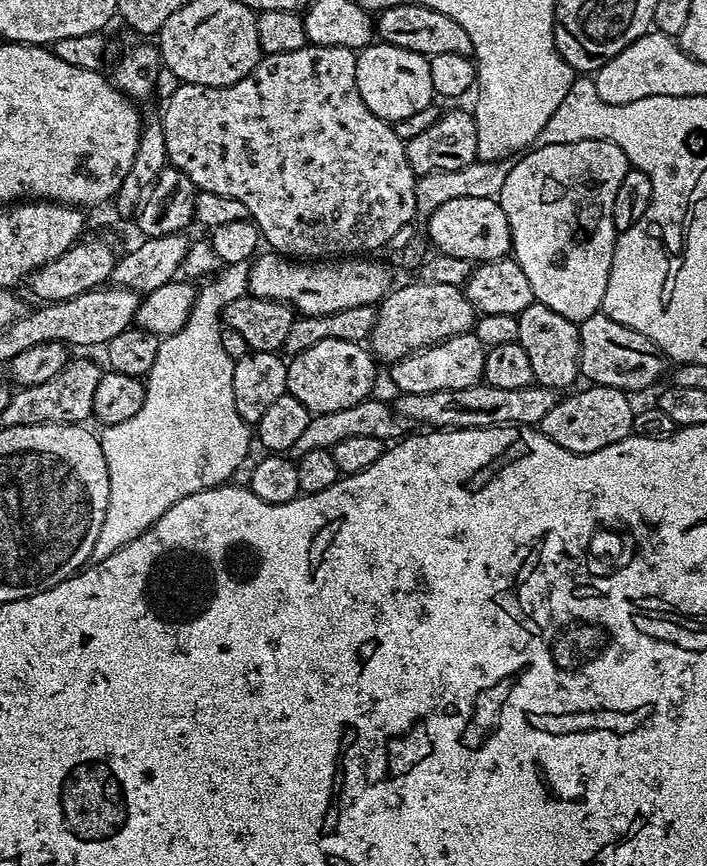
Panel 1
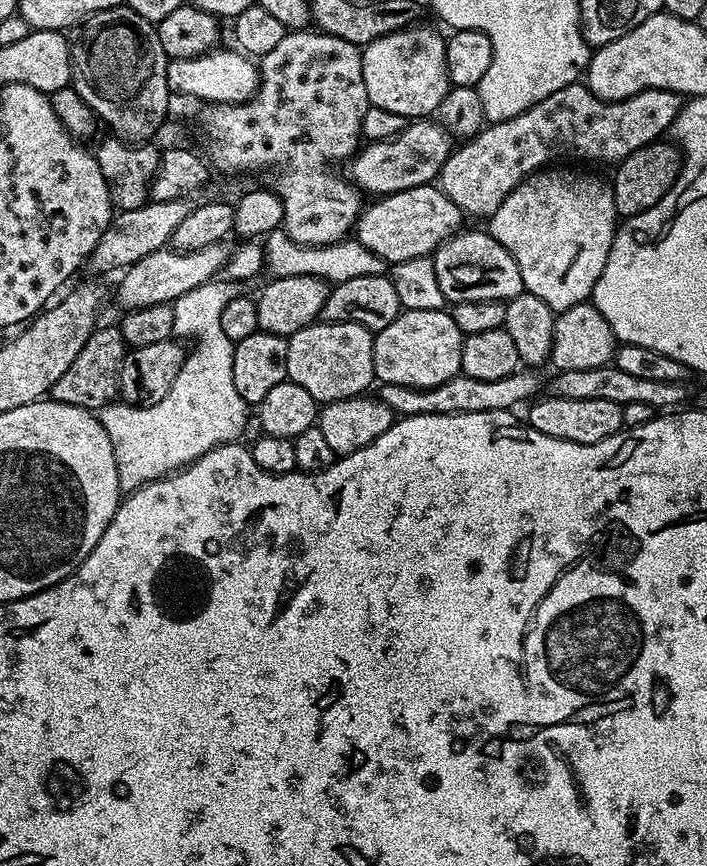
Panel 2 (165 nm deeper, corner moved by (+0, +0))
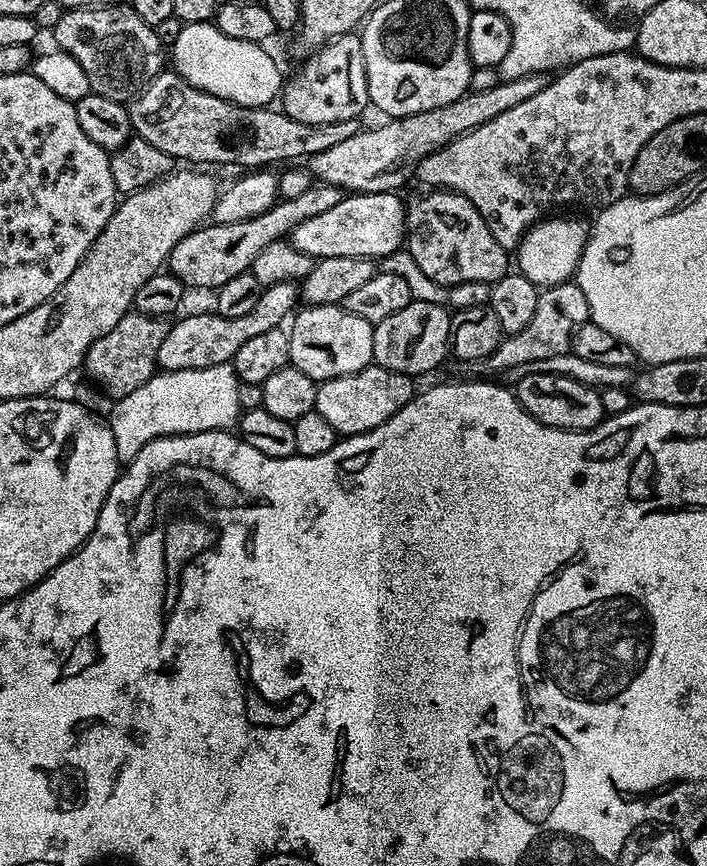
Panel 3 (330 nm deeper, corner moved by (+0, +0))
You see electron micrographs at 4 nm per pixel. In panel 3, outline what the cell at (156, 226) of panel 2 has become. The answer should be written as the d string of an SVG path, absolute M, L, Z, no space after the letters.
M545 73L530 74L522 78L504 80L495 84L490 90L467 91L454 102L446 106L419 112L413 116L401 116L389 119L381 128L365 127L354 138L322 150L322 154L307 157L306 167L321 184L343 188L345 193L357 192L396 192L413 175L414 165L422 162L431 152L438 151L451 140L465 136L470 130L498 118L498 114L534 98L538 90L548 85L549 77Z

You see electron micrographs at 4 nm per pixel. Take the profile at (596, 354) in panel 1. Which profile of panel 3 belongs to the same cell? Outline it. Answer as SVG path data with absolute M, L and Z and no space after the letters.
M567 282L552 287L545 287L538 298L538 310L534 310L534 318L523 330L513 336L505 335L499 346L483 360L483 367L492 372L514 370L518 366L527 366L530 362L538 362L542 358L554 358L558 354L566 354L572 346L572 336L583 324L589 323L586 294L574 282Z

